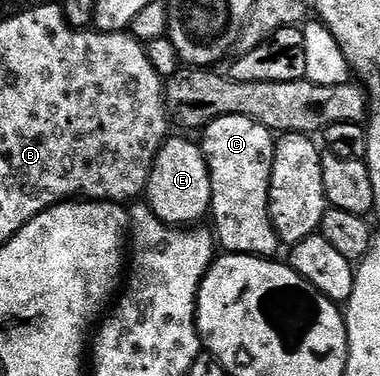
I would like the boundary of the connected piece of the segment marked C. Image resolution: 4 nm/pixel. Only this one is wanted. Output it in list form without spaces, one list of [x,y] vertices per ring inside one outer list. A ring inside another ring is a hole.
[[[221,116],[201,131],[203,155],[211,173],[209,218],[215,221],[213,233],[218,245],[228,254],[274,259],[281,249],[269,216],[269,184],[276,141],[272,131],[245,116]]]

